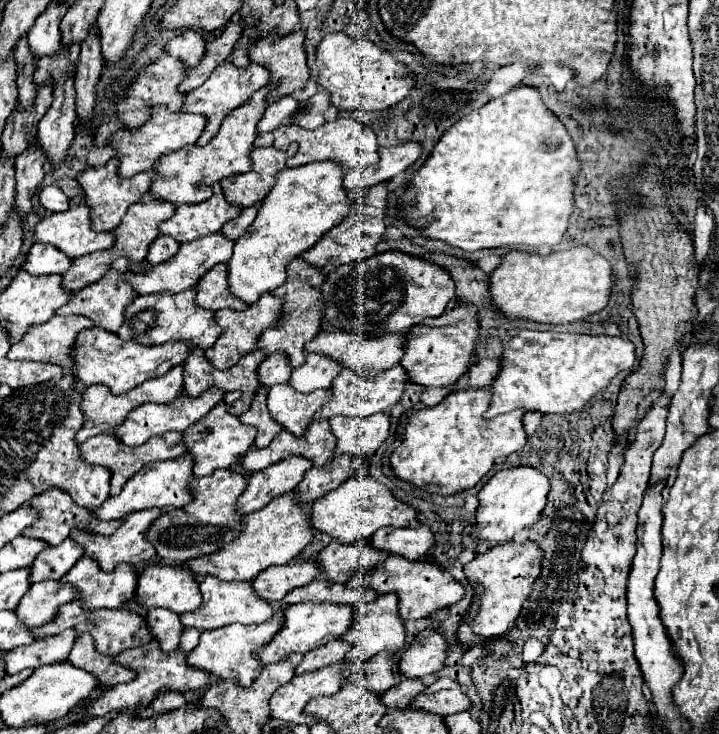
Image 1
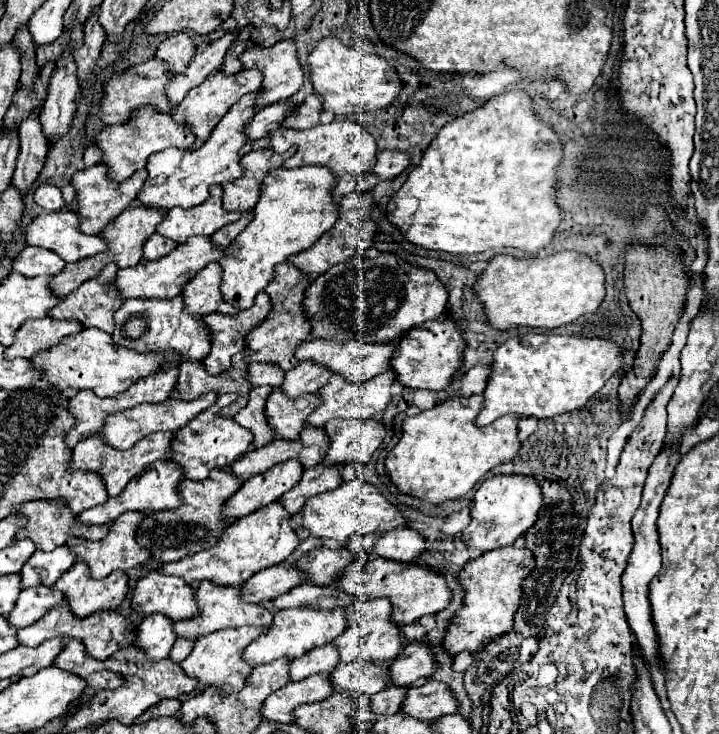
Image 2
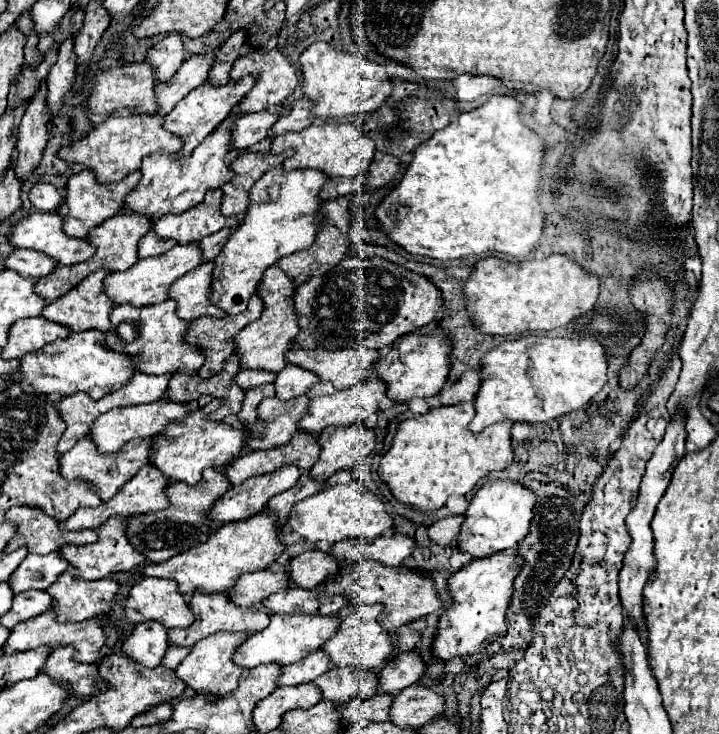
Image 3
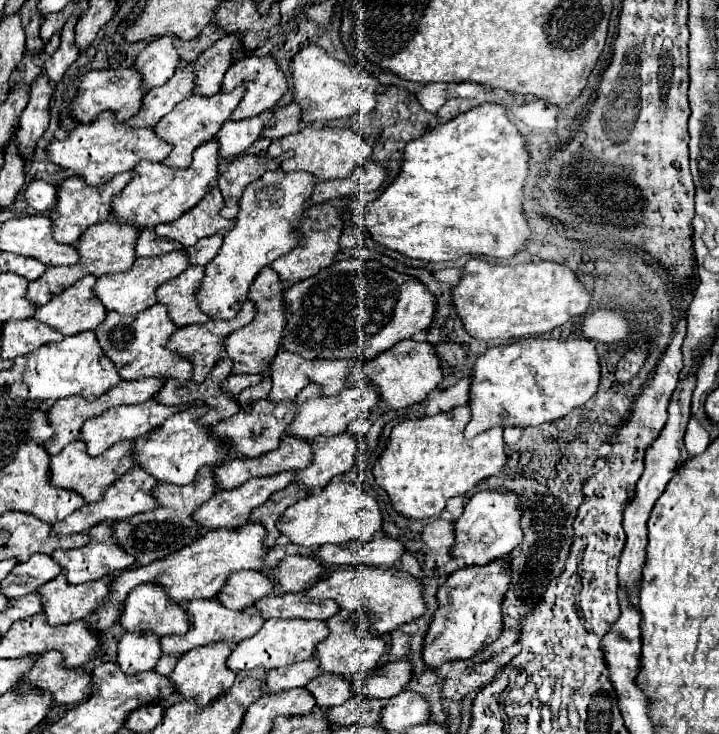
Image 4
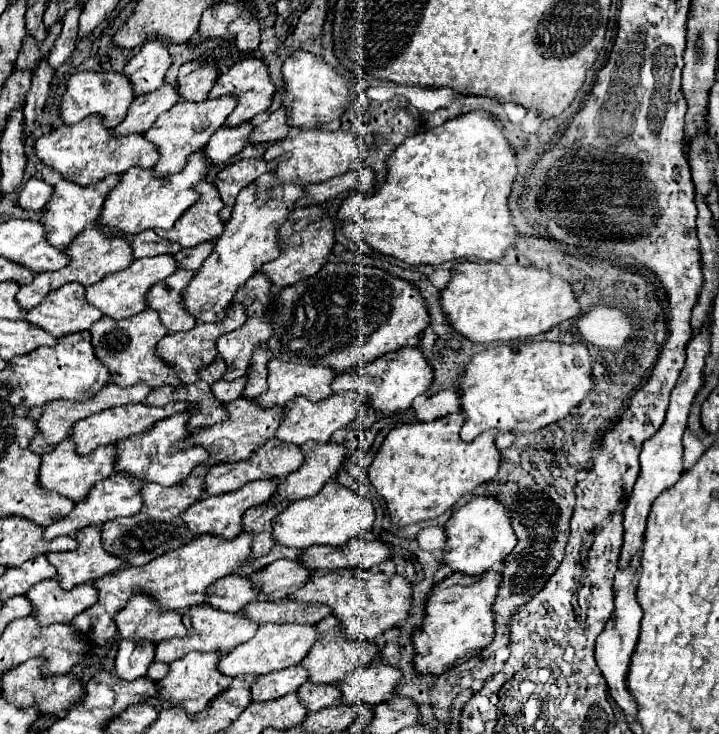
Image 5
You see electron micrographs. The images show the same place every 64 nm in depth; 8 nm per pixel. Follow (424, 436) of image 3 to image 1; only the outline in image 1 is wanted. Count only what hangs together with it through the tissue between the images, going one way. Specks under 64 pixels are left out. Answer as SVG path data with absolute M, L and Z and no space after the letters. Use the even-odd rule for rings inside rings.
M468 388L448 394L440 404L432 408L422 408L410 416L402 444L392 452L390 464L396 476L416 484L428 486L438 484L440 488L430 488L444 496L468 490L478 484L478 480L490 472L492 464L506 458L512 452L524 448L528 434L524 432L524 412L508 412L492 420L484 420L484 412L492 402L492 388Z

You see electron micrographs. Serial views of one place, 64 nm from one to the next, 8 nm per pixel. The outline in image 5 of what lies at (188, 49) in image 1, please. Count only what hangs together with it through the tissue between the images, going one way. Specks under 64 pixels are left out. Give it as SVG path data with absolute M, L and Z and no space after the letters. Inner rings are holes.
M162 40L146 42L140 52L126 64L124 74L134 84L136 94L154 92L164 84L166 72L172 66L172 56Z

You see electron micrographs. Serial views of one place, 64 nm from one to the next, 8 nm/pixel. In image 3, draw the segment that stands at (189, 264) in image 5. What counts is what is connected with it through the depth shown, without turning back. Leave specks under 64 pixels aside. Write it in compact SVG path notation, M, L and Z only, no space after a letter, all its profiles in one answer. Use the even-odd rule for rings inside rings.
M224 228L224 230L220 230L220 232L214 232L210 238L204 238L204 240L200 240L200 246L204 248L204 262L208 262L208 260L214 260L218 254L220 254L220 250L224 248L224 244L228 242L228 238L232 236L232 232L234 232L236 228Z

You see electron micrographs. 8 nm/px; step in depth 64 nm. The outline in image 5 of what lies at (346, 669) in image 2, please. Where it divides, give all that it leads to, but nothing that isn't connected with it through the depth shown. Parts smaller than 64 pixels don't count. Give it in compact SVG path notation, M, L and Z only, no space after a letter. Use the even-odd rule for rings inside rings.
M302 684L298 688L298 696L310 712L318 712L340 700L340 688L336 688L336 684L326 684L324 688L316 688L316 684Z

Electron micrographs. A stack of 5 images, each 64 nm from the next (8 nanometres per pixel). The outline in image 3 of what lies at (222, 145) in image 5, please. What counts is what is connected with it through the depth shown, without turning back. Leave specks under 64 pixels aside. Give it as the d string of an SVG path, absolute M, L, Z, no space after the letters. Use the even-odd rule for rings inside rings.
M280 110L270 112L254 112L254 114L244 114L240 120L234 122L232 130L232 148L244 150L250 148L252 144L264 140L270 134L272 124L276 124L276 116L280 116Z

